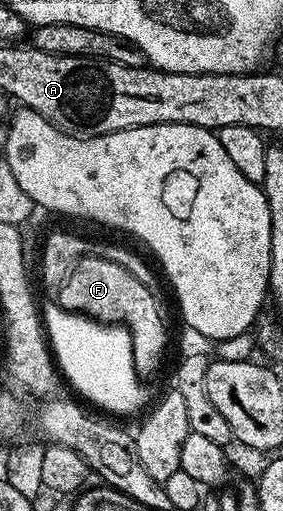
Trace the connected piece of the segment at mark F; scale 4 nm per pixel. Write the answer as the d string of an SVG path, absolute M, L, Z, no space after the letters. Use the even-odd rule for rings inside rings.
M85 254L78 260L76 267L69 273L68 278L58 290L58 302L68 311L87 315L90 319L99 319L101 323L114 323L127 327L132 338L132 352L136 372L142 377L152 375L160 367L164 359L164 350L168 347L168 331L164 328L164 315L156 304L154 291L147 288L138 278L134 277L132 269L115 263L112 259L103 259L100 255Z

